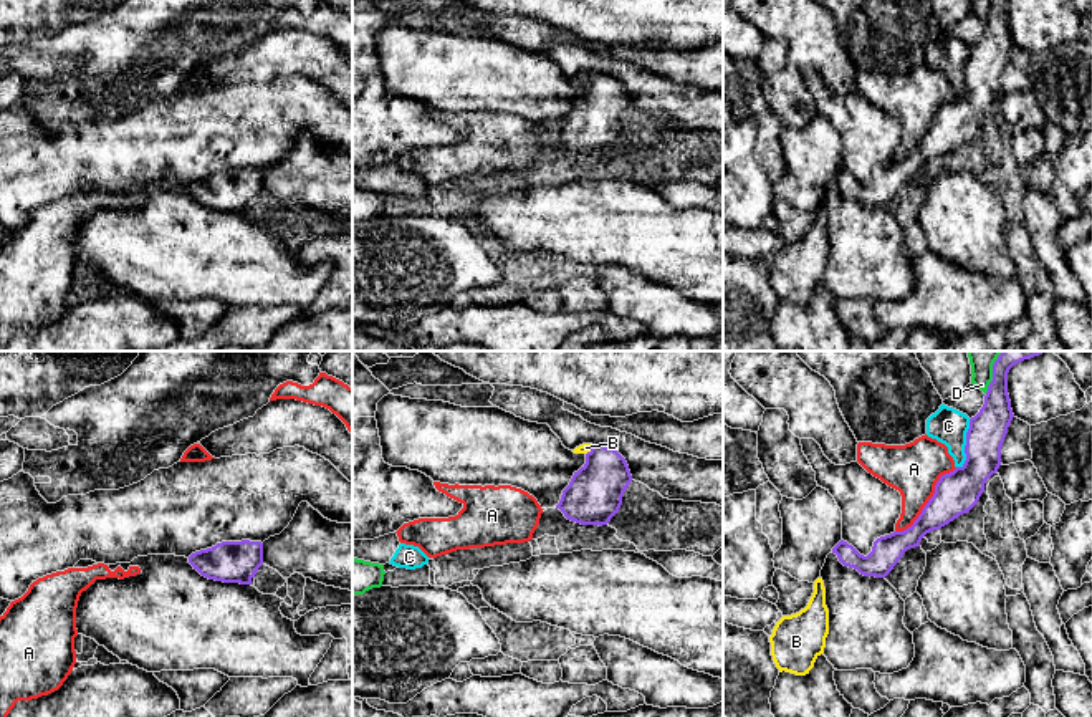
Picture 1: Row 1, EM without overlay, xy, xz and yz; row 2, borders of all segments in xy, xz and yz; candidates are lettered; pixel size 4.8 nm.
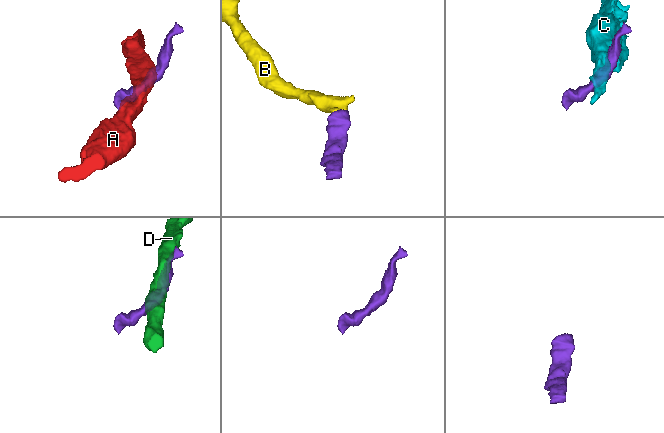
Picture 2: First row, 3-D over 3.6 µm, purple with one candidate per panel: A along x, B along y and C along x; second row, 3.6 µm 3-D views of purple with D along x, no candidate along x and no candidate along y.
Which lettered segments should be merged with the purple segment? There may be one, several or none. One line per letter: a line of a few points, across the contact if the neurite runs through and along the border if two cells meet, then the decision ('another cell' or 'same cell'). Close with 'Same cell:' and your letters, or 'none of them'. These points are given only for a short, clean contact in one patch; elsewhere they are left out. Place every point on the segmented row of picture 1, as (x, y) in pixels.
A: another cell
B: line xz (594, 494), (591, 451), (586, 447); same cell
C: another cell
D: another cell
Same cell: B

